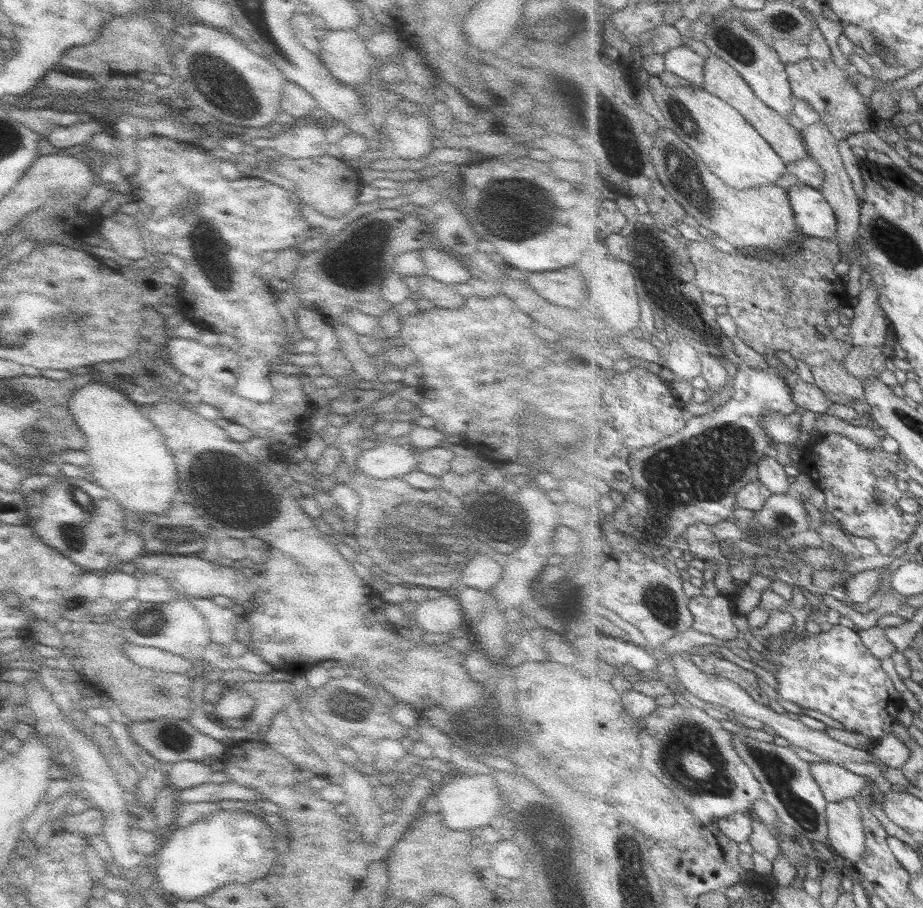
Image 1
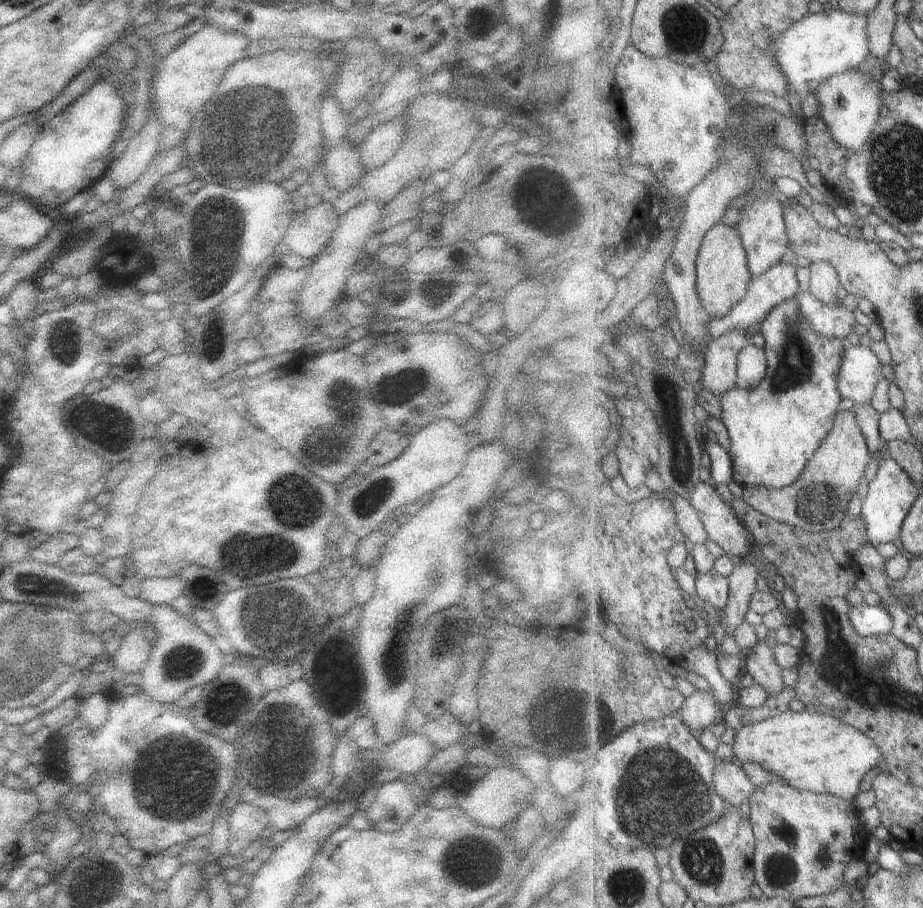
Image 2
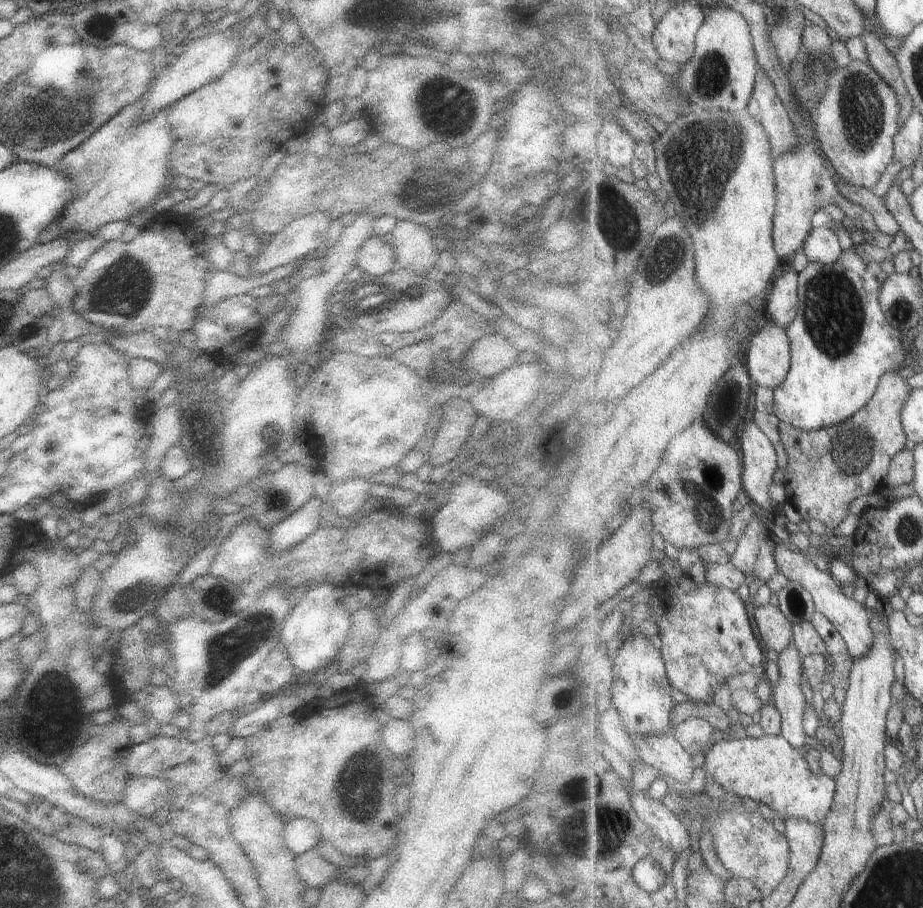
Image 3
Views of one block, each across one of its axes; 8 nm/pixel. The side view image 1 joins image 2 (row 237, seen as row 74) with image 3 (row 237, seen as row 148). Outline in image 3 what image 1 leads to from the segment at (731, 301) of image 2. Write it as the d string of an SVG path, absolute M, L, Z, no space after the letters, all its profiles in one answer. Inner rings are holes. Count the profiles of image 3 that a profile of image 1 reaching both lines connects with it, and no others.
M801 139L797 150L783 154L776 160L776 219L773 222L773 242L776 243L776 252L783 262L789 261L795 253L804 246L805 240L812 233L811 220L824 206L839 206L849 219L853 219L869 232L877 231L874 217L871 212L857 204L853 204L841 194L833 174L829 172L829 161L819 152L819 146L811 140Z

